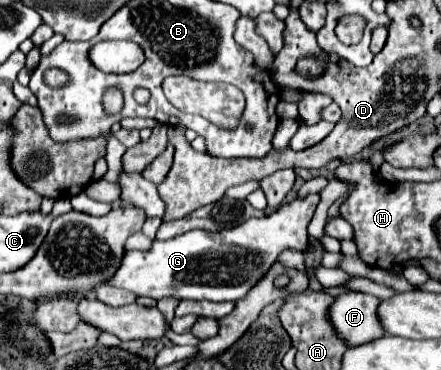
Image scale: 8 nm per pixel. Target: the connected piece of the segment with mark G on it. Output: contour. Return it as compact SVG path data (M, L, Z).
M311 194L307 198L295 198L291 204L281 206L277 212L271 212L265 218L251 218L235 228L229 228L225 232L187 232L183 236L165 240L165 242L153 242L151 250L125 250L121 266L117 272L105 280L107 286L125 288L137 296L149 296L153 300L161 298L175 298L175 300L209 300L209 302L237 302L241 300L249 288L271 268L271 264L277 260L279 252L283 248L297 248L303 250L307 244L307 226L313 218L313 212L319 204L319 194Z

